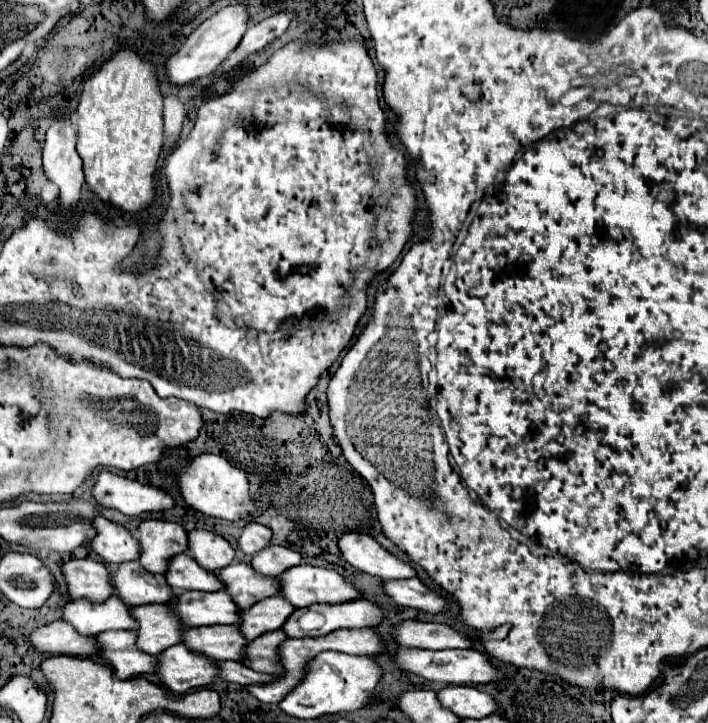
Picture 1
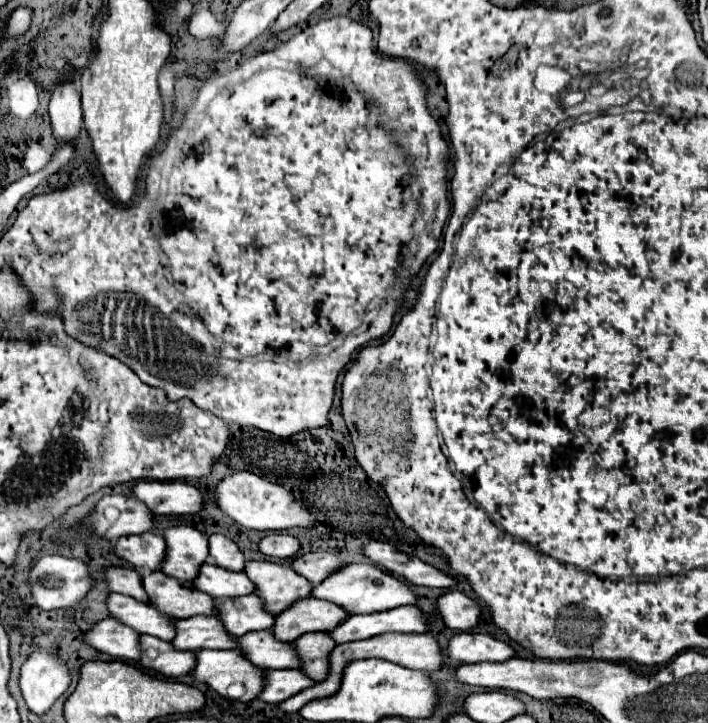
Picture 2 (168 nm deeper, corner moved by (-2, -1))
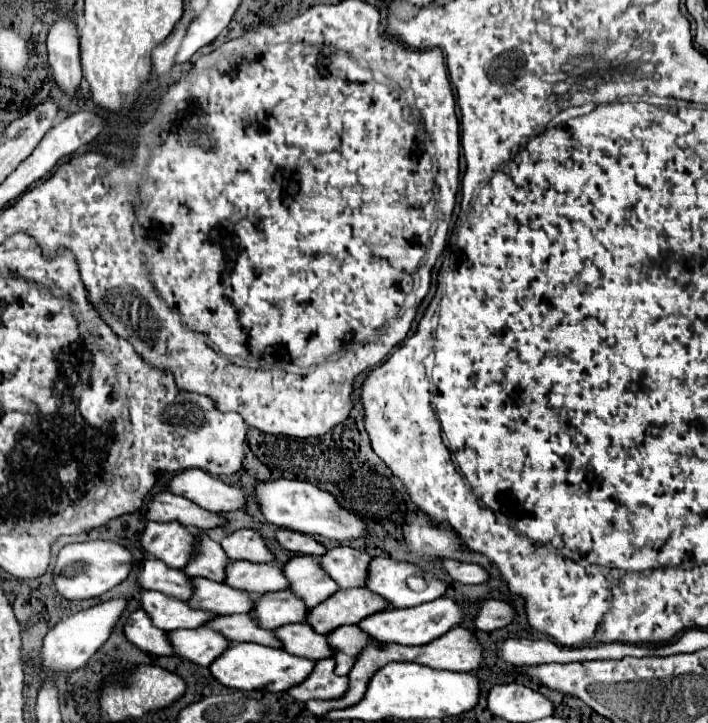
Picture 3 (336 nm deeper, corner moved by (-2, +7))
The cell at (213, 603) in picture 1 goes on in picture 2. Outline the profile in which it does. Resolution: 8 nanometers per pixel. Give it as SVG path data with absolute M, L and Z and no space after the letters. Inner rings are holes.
M249 594L249 596L239 596L237 600L235 598L225 598L221 602L217 602L217 618L223 622L225 630L233 636L241 636L245 632L251 632L251 630L267 630L273 622L273 614L265 612L263 606L259 606L259 598L255 598L255 594Z

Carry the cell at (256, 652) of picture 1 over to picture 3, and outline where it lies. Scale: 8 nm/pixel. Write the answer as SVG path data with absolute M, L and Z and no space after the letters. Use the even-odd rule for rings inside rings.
M343 626L335 630L335 634L327 634L331 638L331 646L335 646L335 670L339 676L347 676L357 662L361 650L375 640L371 634L361 630L359 626Z

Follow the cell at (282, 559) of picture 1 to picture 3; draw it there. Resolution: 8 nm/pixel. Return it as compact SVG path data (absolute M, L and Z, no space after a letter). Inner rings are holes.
M349 546L331 548L323 558L319 558L323 570L341 586L341 588L363 588L369 574L371 556Z

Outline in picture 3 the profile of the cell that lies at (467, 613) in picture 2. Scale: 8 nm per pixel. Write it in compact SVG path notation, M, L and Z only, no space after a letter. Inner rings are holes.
M483 600L479 604L479 612L475 618L475 626L483 632L491 632L497 628L505 628L513 622L515 610L509 602L501 600Z

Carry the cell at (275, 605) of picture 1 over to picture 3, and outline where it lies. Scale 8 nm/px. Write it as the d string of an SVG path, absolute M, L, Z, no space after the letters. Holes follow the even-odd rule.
M367 588L339 590L329 598L329 602L323 602L323 606L315 606L311 610L307 624L315 626L315 632L319 634L331 634L339 626L359 624L361 620L387 608L389 602Z

